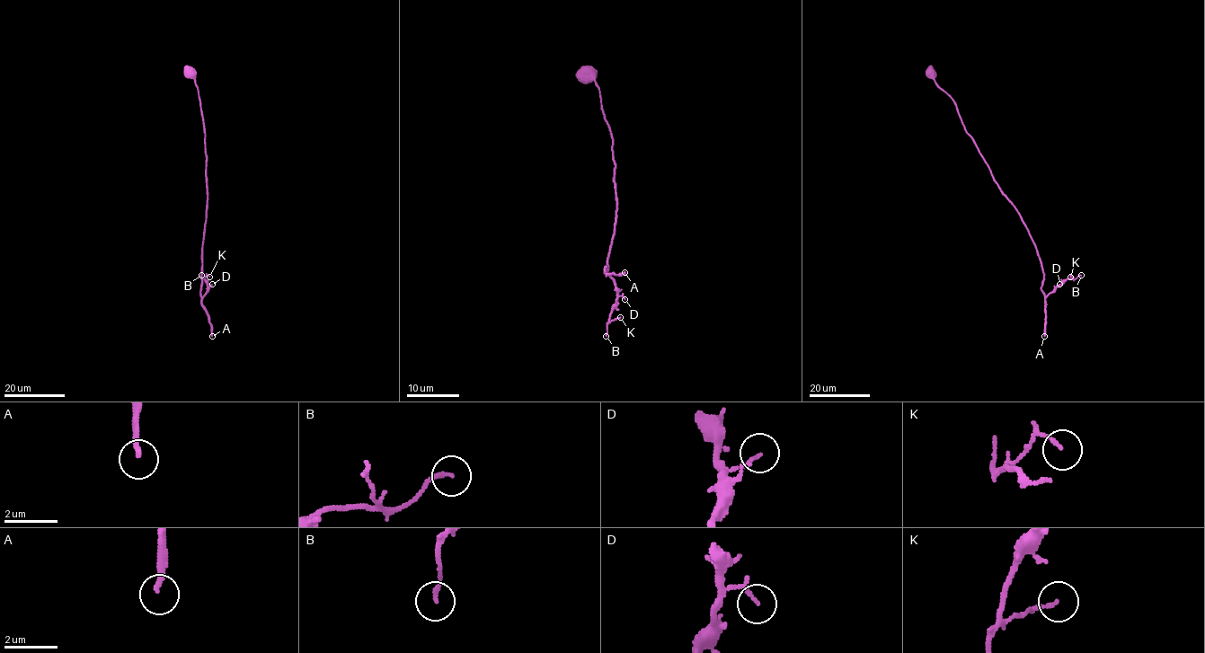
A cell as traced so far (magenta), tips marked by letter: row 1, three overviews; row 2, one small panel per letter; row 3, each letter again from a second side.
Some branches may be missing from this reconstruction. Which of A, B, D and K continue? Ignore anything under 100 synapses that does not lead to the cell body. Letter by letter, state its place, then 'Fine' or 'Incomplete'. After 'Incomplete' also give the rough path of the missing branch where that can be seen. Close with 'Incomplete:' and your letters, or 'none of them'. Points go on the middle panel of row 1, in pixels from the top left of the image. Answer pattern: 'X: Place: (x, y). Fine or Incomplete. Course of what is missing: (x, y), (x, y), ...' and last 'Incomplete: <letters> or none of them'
A: Place: (624, 272). Incomplete. Course of what is missing: (624, 272), (656, 218), (662, 162), (716, 26), (712, 18), (687, 57), (658, 66), (644, 43), (648, 21)
B: Place: (606, 336). Fine
D: Place: (624, 299). Fine
K: Place: (620, 317). Fine
Incomplete: A

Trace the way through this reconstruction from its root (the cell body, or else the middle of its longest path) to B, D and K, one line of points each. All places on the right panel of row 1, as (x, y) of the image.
B: (930, 72), (934, 83), (953, 101), (966, 132), (1026, 227), (1041, 262), (1043, 295), (1067, 278), (1081, 275)
D: (930, 72), (934, 83), (953, 101), (966, 132), (1026, 227), (1041, 262), (1043, 295), (1050, 293), (1059, 284)
K: (930, 72), (934, 83), (953, 101), (966, 132), (1026, 227), (1041, 262), (1043, 295), (1050, 293), (1070, 277)

